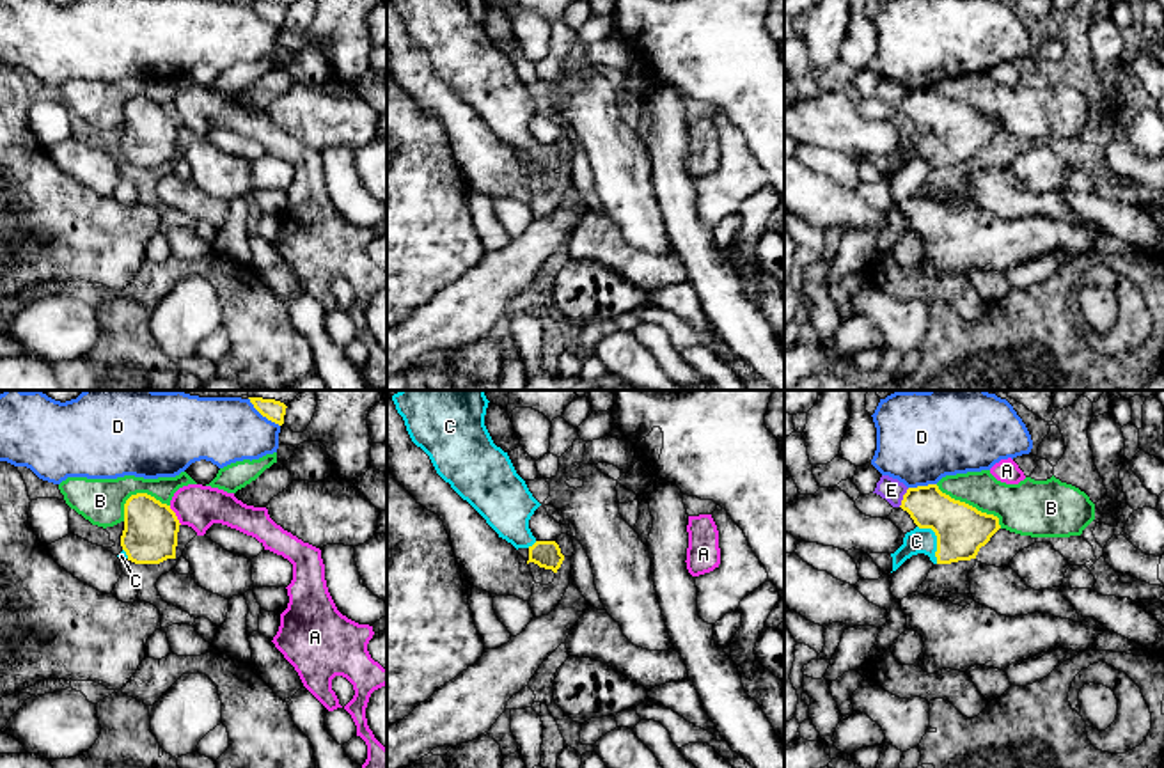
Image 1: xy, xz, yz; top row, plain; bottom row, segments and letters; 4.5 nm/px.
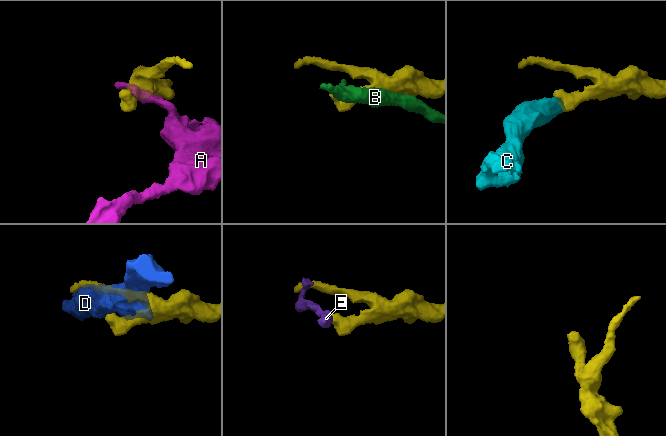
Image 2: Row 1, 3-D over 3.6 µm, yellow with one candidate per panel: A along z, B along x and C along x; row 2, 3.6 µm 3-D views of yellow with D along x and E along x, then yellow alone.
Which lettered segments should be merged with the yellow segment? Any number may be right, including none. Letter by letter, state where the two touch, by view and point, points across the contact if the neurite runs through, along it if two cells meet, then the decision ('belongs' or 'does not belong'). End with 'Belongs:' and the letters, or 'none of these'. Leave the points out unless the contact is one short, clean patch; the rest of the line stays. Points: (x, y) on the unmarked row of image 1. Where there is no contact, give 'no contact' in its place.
A: contact xy (174, 117); border xy (169, 109), (181, 126); does not belong
B: contact yz (971, 109); does not belong
C: contact yz (937, 142); way yz (960, 132), (948, 133), (937, 142), (916, 144); belongs
D: contact yz (921, 89); does not belong
E: contact yz (904, 100); does not belong
Belongs: C

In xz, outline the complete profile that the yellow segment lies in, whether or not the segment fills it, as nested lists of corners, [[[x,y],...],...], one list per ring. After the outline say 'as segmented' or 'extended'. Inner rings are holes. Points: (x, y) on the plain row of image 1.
[[[392,0],[412,44],[431,62],[436,76],[467,103],[516,153],[529,153],[529,165],[557,176],[564,158],[555,144],[538,144],[529,122],[541,108],[516,76],[507,55],[497,50],[484,28],[486,0]]]; extended

